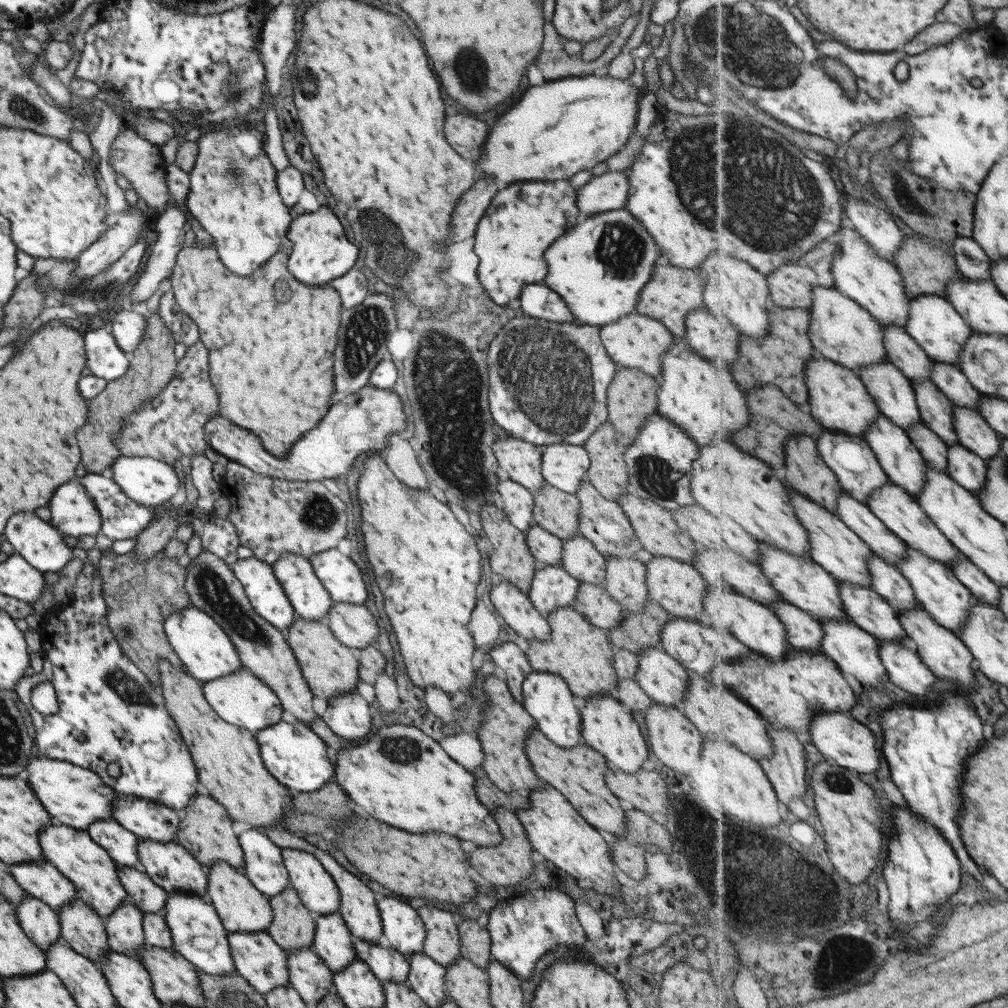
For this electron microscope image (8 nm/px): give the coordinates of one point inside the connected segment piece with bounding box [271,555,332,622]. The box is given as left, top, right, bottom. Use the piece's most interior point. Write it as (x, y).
(310, 601)

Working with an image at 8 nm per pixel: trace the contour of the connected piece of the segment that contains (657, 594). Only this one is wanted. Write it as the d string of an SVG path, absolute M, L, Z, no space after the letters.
M653 557L644 567L647 594L651 601L659 604L671 617L690 622L705 622L707 616L704 614L702 600L703 594L710 587L692 565L666 557Z

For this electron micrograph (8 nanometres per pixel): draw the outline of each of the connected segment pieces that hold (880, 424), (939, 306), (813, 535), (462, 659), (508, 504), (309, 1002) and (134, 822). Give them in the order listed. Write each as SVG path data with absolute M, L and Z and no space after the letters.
M879 414L879 419L871 424L869 430L865 432L864 438L874 450L883 470L895 485L901 486L911 497L916 499L926 490L928 462L915 446L906 429L891 422L885 414Z
M937 295L917 296L910 300L911 313L905 327L907 332L923 347L923 350L936 362L959 365L963 346L975 331L963 315L946 297Z
M786 483L792 496L792 505L796 508L796 514L802 521L803 527L809 533L809 543L812 545L812 559L817 561L828 573L831 573L838 581L861 584L871 589L873 575L869 571L869 560L874 558L870 546L856 533L841 517L828 512L826 508L818 506L814 501L808 500L804 495L791 489Z
M377 453L367 455L363 462L363 472L359 476L357 500L363 510L361 534L365 542L365 554L369 558L379 590L385 592L385 614L393 627L407 676L421 689L431 684L449 696L454 692L464 692L467 696L473 680L477 678L470 659L474 642L467 632L467 622L471 610L475 608L475 588L481 574L476 538L468 534L457 522L453 512L431 496L428 490L413 491L399 484L399 480Z
M498 480L497 491L501 499L501 510L510 524L521 533L534 526L533 496L513 480Z
M299 948L287 951L285 955L289 986L294 988L305 1005L313 1007L321 1003L333 988L333 974L311 949Z
M117 797L111 802L111 813L117 823L141 841L175 842L181 812L173 808L138 797L134 800Z

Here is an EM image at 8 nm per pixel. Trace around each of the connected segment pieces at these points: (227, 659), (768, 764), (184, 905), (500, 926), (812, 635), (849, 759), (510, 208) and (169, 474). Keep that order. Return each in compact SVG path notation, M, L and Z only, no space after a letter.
M188 605L169 614L164 621L163 629L169 645L185 667L186 672L203 683L233 674L243 667L229 637L210 616L195 606Z
M770 726L769 736L775 754L771 758L761 759L760 763L779 800L791 805L795 798L803 798L807 794L807 754L793 730Z
M167 892L167 900L163 904L161 915L169 927L171 948L189 961L197 972L215 977L236 973L227 943L227 931L210 902L195 895Z
M550 887L526 890L517 898L507 897L491 908L486 930L489 935L491 956L519 980L528 980L533 975L535 964L553 952L569 952L587 942L585 932L573 909L574 902L565 892Z
M785 600L775 602L772 609L786 625L787 640L794 649L811 652L811 654L825 653L822 649L825 630L821 621L818 621L811 613Z
M821 712L811 722L809 733L814 746L822 754L825 754L825 758L827 756L833 758L833 763L838 766L863 774L877 772L881 766L879 763L881 762L881 752L879 752L878 737L866 724L853 716L849 718L843 712Z
M568 179L553 182L525 180L513 182L513 186L517 188L505 188L493 196L485 216L477 224L473 244L473 252L479 258L479 283L483 284L484 292L487 290L487 298L499 306L517 299L525 284L537 284L545 278L547 264L543 260L543 252L567 228L575 226L579 216L575 188Z
M120 454L105 474L111 476L111 479L130 500L147 507L157 507L167 503L180 488L179 478L173 471L173 467L155 457Z

